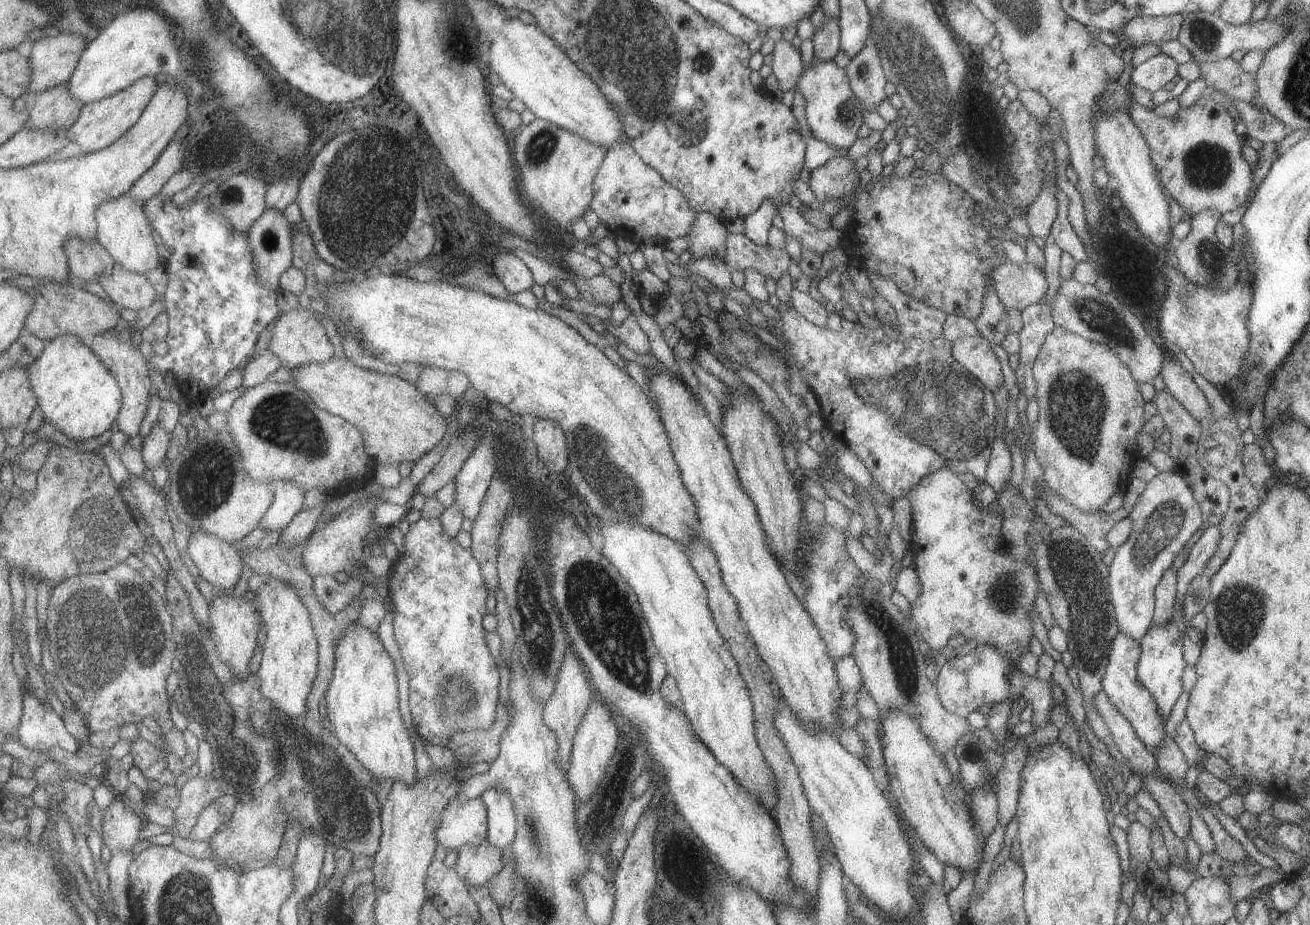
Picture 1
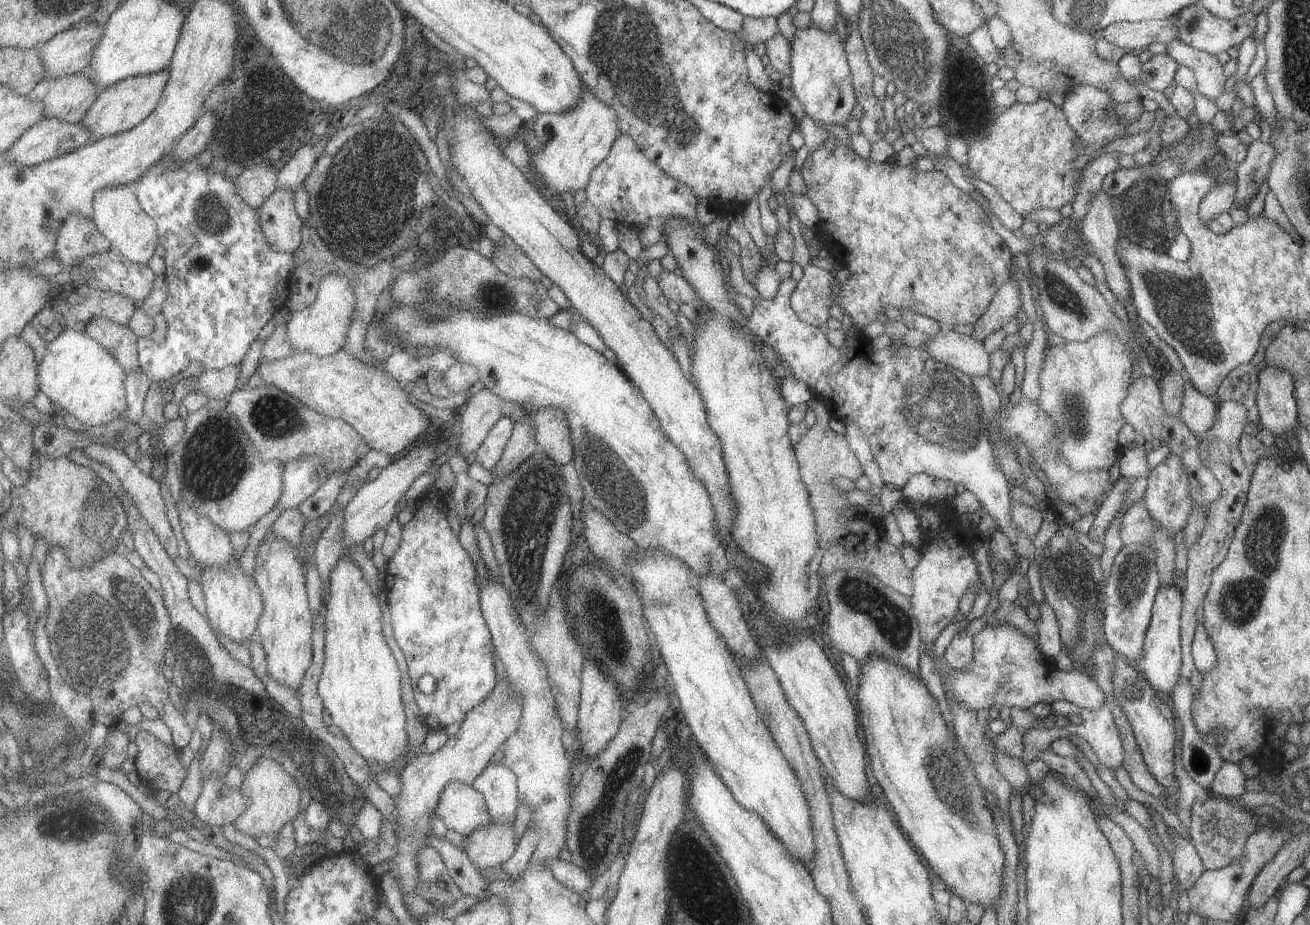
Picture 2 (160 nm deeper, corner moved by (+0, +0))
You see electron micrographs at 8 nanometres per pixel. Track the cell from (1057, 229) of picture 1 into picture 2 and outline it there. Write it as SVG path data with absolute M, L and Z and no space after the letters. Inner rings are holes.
M1038 98L1031 103L1017 103L991 120L985 136L966 144L966 167L980 181L991 185L1009 206L1023 218L1035 209L1059 209L1071 204L1075 190L1073 184L1080 176L1073 160L1082 154L1081 142L1068 123L1061 107L1049 99Z

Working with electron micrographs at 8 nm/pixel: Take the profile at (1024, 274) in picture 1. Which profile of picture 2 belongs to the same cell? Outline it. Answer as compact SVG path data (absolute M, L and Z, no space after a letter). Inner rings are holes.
M1010 278L996 290L985 312L972 324L971 337L981 341L1014 317L1021 307L1018 288L1015 278Z

